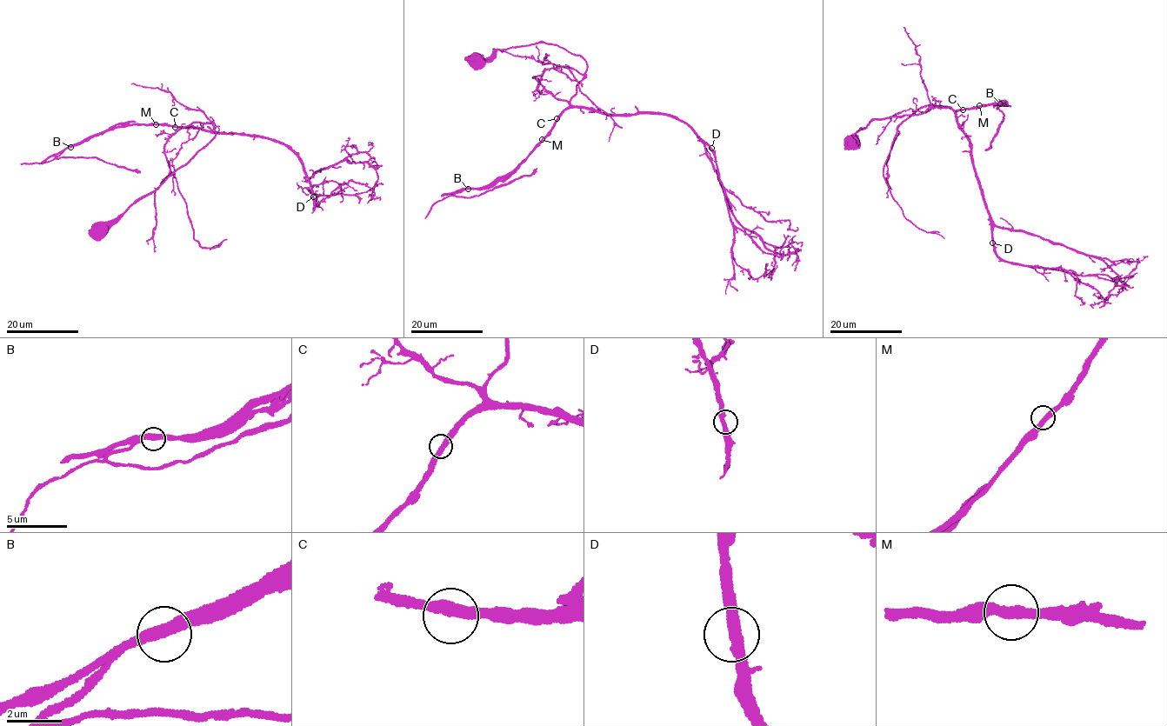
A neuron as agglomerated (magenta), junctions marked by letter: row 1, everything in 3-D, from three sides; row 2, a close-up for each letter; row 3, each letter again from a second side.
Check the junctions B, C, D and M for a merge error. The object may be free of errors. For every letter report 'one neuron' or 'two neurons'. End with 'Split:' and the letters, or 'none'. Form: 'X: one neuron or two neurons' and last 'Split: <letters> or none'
B: two neurons
C: one neuron
D: one neuron
M: one neuron
Split: B

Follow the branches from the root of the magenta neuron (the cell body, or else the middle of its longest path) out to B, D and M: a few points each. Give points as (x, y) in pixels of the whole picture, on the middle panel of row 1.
B: (474, 59), (541, 42), (579, 56), (587, 69), (568, 107), (523, 162), (489, 184), (468, 189)
D: (474, 59), (490, 58), (499, 49), (557, 45), (587, 63), (571, 104), (608, 114), (673, 116), (711, 148)
M: (474, 59), (490, 58), (499, 49), (541, 42), (561, 46), (584, 59), (586, 70), (576, 93), (542, 139)

